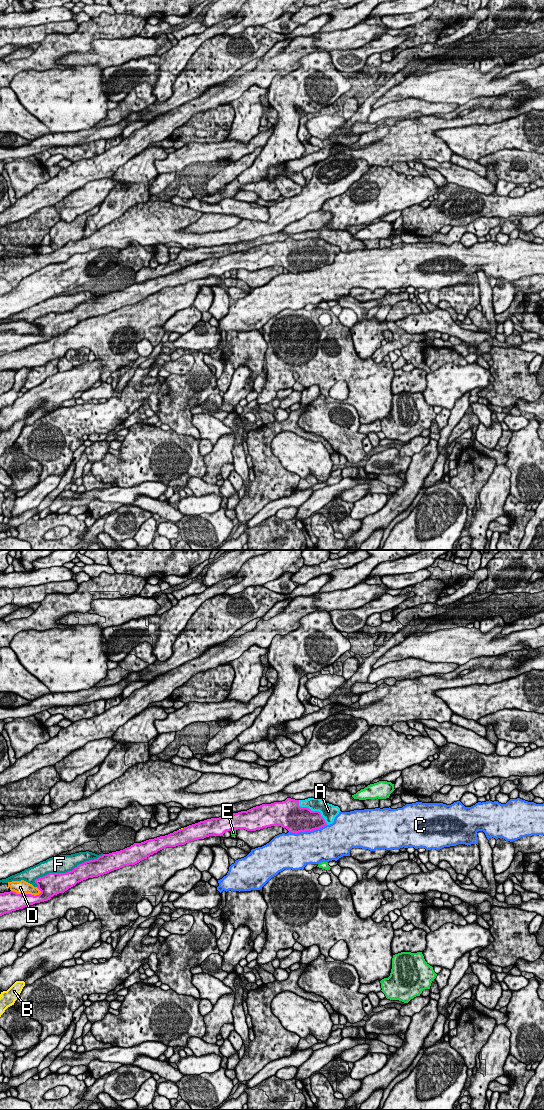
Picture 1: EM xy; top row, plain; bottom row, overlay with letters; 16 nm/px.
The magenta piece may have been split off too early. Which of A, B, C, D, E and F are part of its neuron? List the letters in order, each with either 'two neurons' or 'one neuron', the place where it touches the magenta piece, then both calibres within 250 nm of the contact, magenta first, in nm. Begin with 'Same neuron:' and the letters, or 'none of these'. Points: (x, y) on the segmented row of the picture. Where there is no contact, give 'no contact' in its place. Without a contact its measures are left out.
Same neuron: A
A: one neuron; meets magenta in xy at (313, 811); 420 nm thick on the magenta side, 260 nm on the other
B: two neurons; meets magenta in xy at (181, 829); 260 nm thick on the magenta side, 30 nm on the other
C: two neurons; meets magenta in xy at (307, 830); 420 nm thick on the magenta side, 480 nm on the other
D: two neurons; meets magenta in xy at (26, 894); 280 nm thick on the magenta side, 220 nm on the other
E: two neurons; meets magenta in xy at (232, 828); 280 nm thick on the magenta side, 100 nm on the other
F: two neurons; meets magenta in xy at (68, 871); 320 nm thick on the magenta side, 280 nm on the other

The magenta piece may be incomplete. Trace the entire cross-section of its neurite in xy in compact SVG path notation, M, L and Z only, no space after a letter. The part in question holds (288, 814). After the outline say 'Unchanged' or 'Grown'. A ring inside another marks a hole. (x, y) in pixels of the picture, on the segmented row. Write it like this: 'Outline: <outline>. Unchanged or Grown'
Outline: M287 798L282 802L262 804L247 811L241 811L219 818L211 818L200 821L184 827L183 829L174 831L168 835L149 839L141 843L134 843L130 847L120 851L103 854L97 859L89 860L77 865L72 871L68 871L66 873L49 873L43 877L40 877L35 880L35 883L38 885L37 888L41 891L39 895L34 896L31 894L17 894L14 891L0 893L0 916L12 911L23 909L35 903L48 901L54 895L64 893L69 888L88 878L98 877L100 875L120 869L124 866L135 865L166 847L184 845L189 841L204 839L209 836L223 836L226 831L231 831L232 829L256 831L271 826L281 826L286 828L289 832L295 834L299 832L313 831L332 824L339 812L340 808L338 806L329 804L325 800L319 798L308 798L305 800Z. Grown

